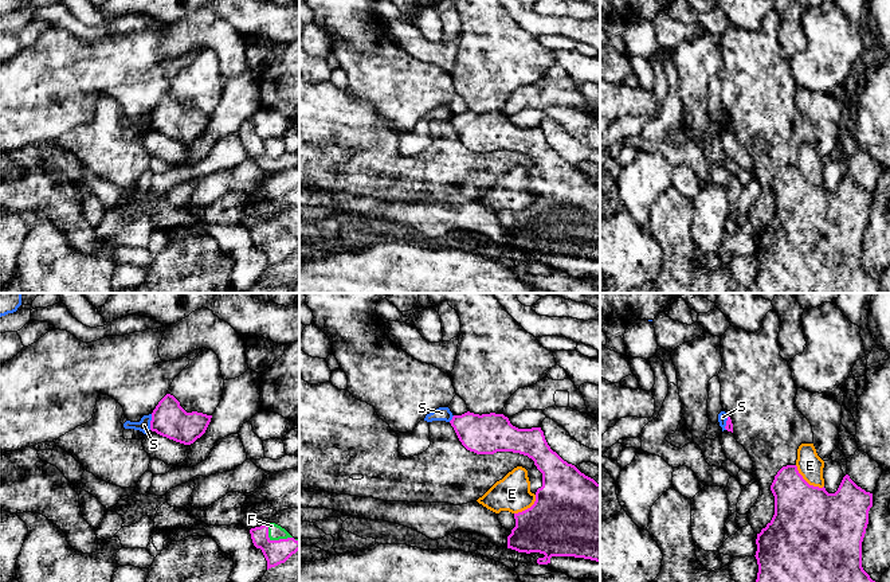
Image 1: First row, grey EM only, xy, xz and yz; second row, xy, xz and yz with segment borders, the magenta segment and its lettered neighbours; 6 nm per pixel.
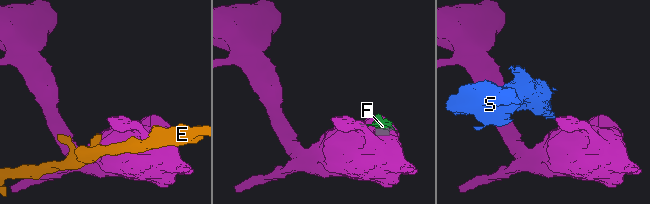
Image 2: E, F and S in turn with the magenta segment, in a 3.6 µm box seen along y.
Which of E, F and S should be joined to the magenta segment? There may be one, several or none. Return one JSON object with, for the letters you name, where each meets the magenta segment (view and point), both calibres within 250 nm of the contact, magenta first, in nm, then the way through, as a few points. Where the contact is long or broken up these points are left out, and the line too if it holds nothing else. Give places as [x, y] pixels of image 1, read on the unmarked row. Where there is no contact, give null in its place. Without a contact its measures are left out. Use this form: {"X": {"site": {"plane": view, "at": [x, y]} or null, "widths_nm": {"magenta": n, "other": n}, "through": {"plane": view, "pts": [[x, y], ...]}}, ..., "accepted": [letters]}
{"F": {"site": {"plane": "xy", "at": [275, 239]}, "widths_nm": {"magenta": 140, "other": 90}}, "accepted": ["F"]}

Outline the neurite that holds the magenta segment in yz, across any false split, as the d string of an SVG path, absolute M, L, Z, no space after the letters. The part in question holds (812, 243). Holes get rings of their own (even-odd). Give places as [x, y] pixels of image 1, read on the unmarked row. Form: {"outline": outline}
{"outline": "M796 164L783 165L771 184L775 214L757 233L758 272L752 293L882 293L862 266L862 241L873 192L846 173L835 192L809 184Z"}

